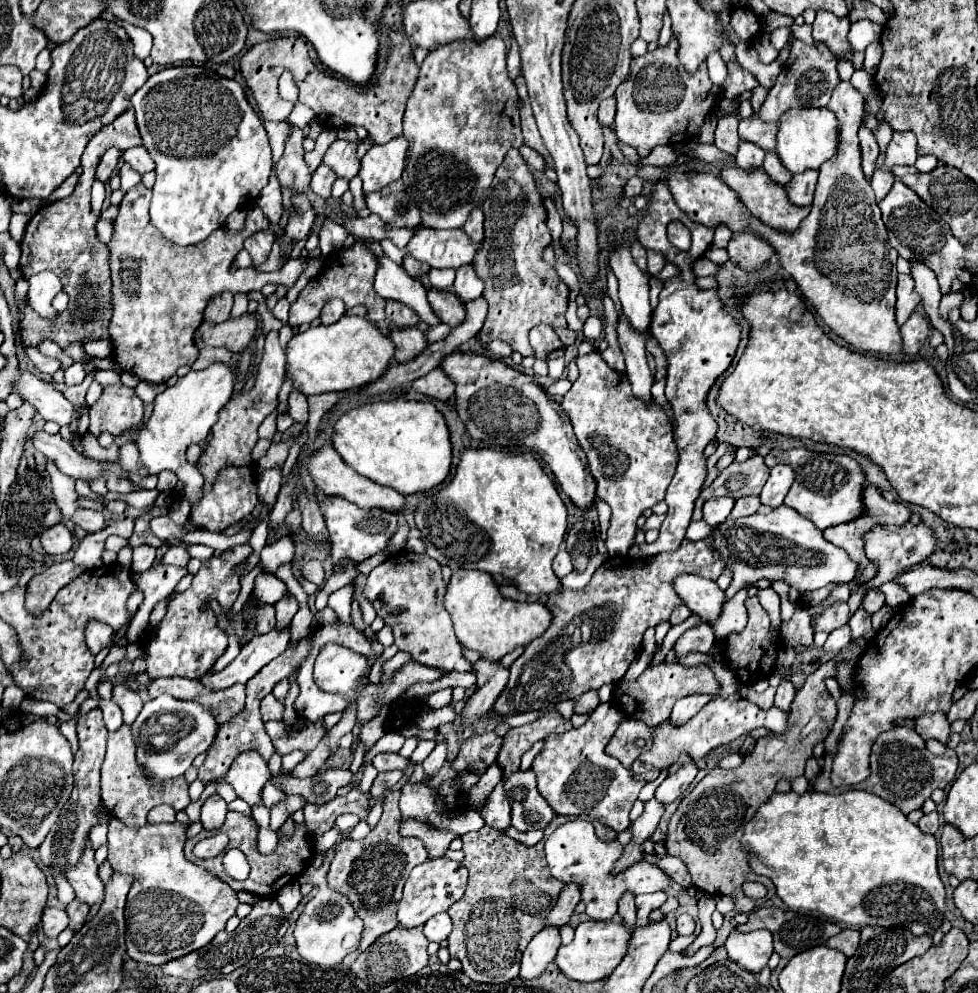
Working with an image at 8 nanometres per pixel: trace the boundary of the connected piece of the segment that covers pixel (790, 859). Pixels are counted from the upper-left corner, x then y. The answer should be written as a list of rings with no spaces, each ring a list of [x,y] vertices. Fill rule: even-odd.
[[[793,791],[789,793],[775,793],[767,803],[763,803],[757,811],[757,815],[747,823],[745,835],[741,839],[741,845],[745,851],[749,851],[749,865],[755,873],[761,873],[773,881],[777,887],[779,899],[789,907],[789,909],[809,909],[809,911],[819,911],[835,921],[841,921],[849,927],[865,927],[865,925],[879,925],[879,927],[903,927],[911,931],[913,935],[933,935],[941,923],[943,923],[943,913],[947,911],[945,907],[945,887],[939,879],[937,871],[937,841],[933,835],[923,833],[915,823],[911,823],[895,805],[885,803],[881,797],[875,797],[867,791],[845,791],[839,795],[829,795],[829,793],[817,793],[817,791],[807,791],[805,795],[797,795]]]

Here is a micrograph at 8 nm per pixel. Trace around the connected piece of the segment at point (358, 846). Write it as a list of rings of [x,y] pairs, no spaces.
[[[391,789],[383,797],[383,815],[379,823],[371,829],[371,833],[361,841],[343,839],[335,847],[335,857],[331,861],[327,873],[329,889],[347,895],[351,907],[363,919],[365,929],[361,935],[361,943],[357,953],[363,953],[375,939],[389,933],[397,927],[397,905],[401,899],[403,885],[413,867],[427,861],[427,851],[417,837],[401,837],[399,835],[399,807],[397,807],[397,789]]]

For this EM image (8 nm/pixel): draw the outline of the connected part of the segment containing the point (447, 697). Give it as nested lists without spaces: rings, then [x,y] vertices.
[[[452,688],[442,689],[431,694],[427,700],[430,708],[440,709],[447,706],[452,701]]]

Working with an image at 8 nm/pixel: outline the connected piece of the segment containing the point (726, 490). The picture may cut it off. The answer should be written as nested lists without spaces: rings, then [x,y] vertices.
[[[761,455],[749,457],[745,463],[733,461],[719,477],[709,485],[697,499],[695,503],[695,513],[693,519],[701,517],[701,507],[707,499],[719,497],[719,495],[731,495],[733,499],[743,497],[743,495],[759,495],[765,481],[769,477],[769,467],[765,465]]]

